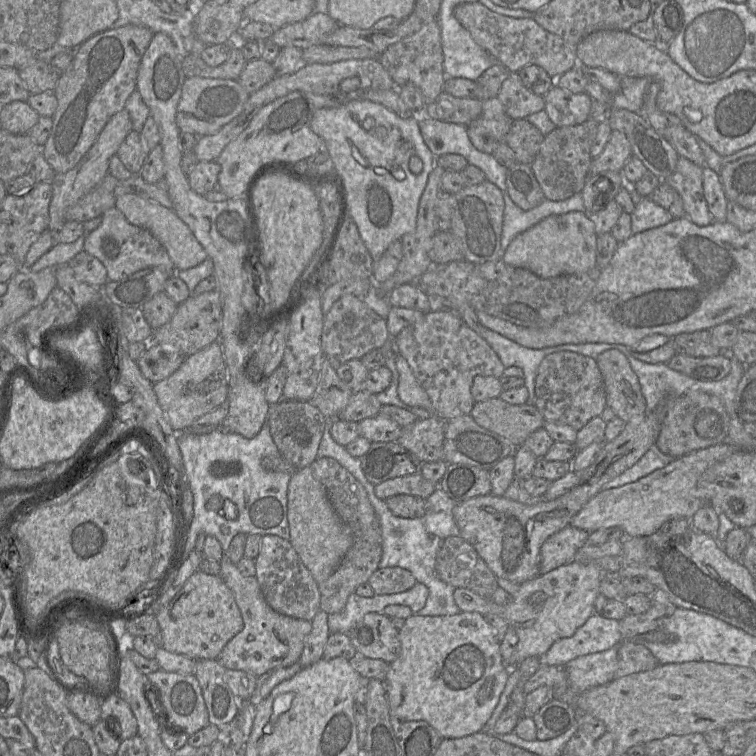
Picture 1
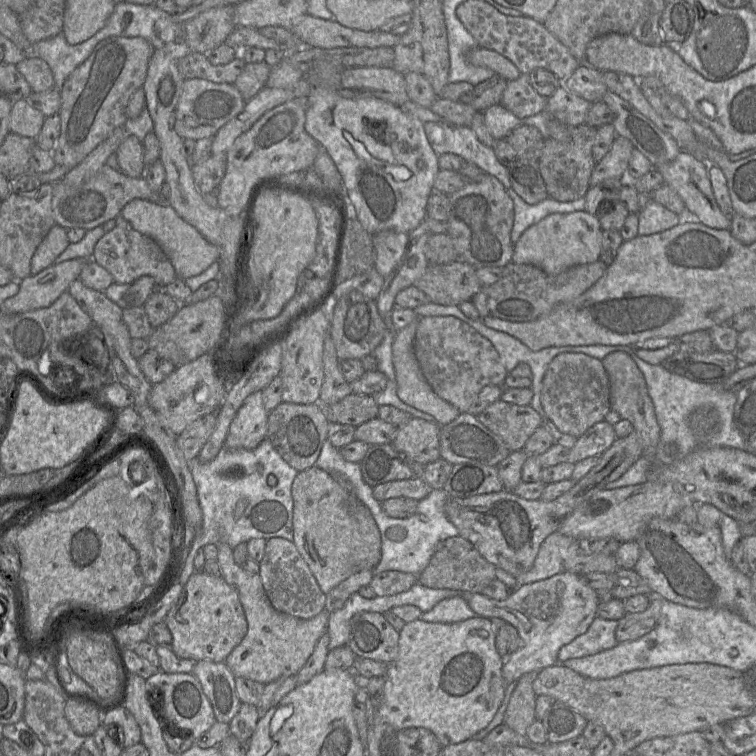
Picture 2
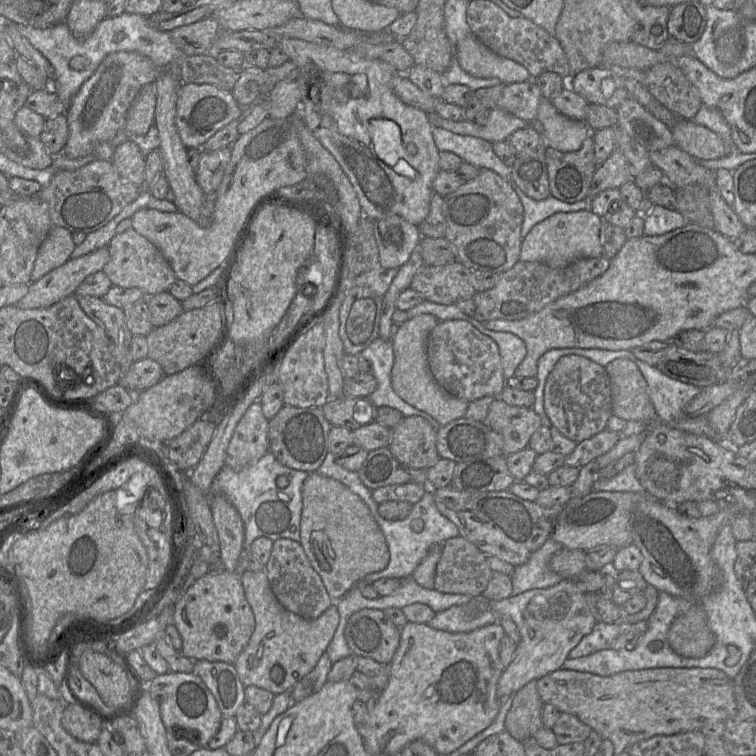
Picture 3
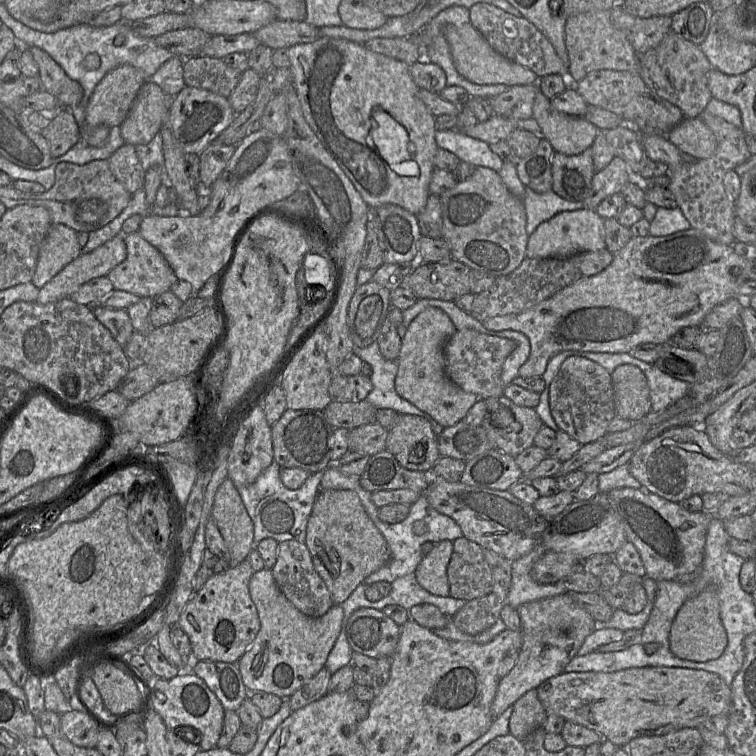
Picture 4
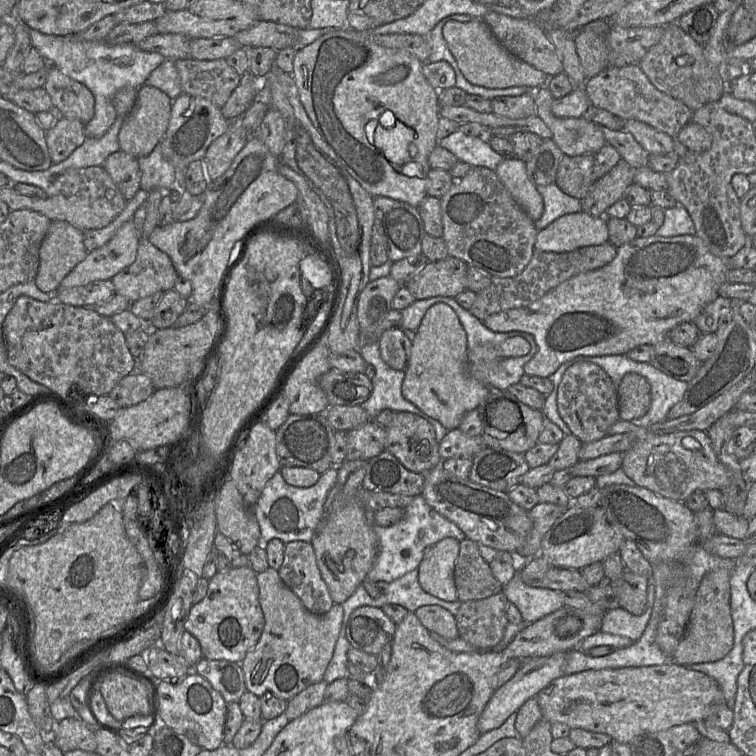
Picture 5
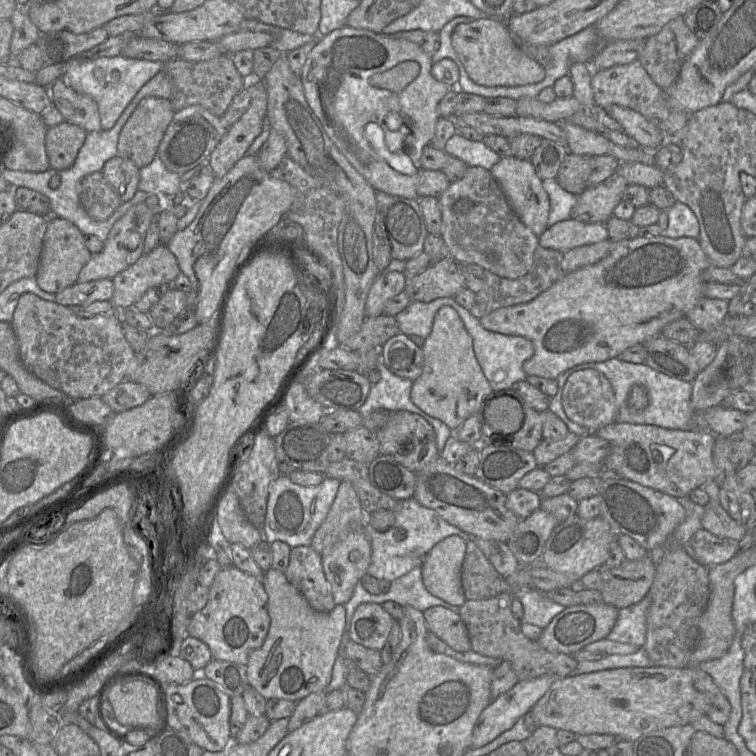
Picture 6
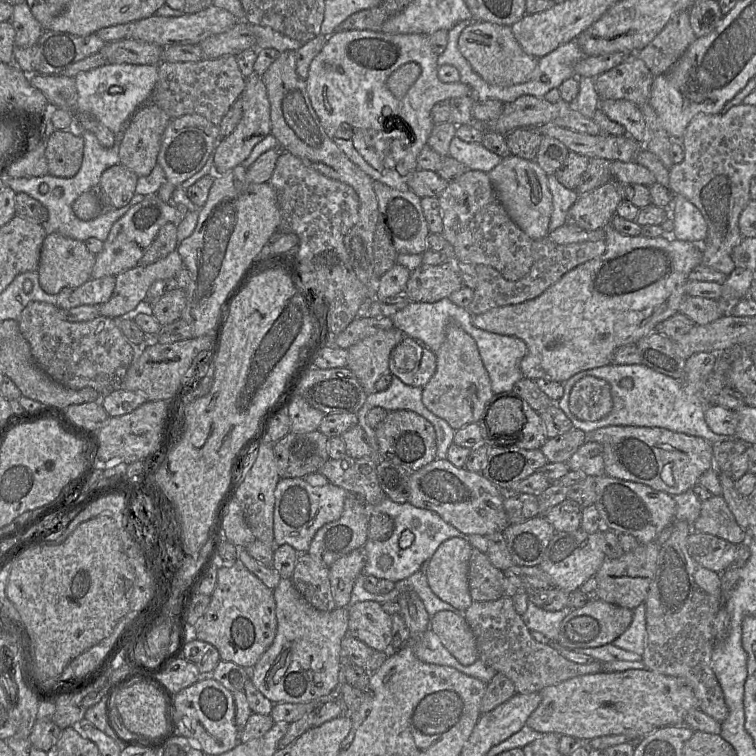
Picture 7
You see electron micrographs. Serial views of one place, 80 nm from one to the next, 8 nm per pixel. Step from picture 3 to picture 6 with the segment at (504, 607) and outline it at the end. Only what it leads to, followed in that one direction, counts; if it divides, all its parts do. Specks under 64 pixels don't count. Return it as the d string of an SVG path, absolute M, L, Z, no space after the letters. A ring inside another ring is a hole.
M544 675L518 681L510 690L492 700L477 719L471 748L480 748L512 728L535 706L555 680L556 677Z

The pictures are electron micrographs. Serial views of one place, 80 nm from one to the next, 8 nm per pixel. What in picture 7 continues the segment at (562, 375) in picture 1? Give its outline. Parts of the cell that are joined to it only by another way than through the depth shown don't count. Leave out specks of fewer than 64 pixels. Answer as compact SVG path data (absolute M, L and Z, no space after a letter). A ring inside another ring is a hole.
M587 376L575 383L569 397L571 413L581 421L598 421L613 408L611 388L608 382Z

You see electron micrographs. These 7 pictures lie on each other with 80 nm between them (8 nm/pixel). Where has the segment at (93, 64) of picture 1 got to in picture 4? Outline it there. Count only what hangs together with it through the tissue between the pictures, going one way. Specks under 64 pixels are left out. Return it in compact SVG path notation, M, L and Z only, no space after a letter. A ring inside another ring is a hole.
M129 64L110 70L89 97L84 122L90 126L120 126L145 81L140 70Z

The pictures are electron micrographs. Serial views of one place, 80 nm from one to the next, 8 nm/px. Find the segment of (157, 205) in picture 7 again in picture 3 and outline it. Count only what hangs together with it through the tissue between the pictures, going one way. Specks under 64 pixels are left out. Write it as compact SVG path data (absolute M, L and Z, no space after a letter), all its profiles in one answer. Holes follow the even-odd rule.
M107 246L76 259L69 259L51 270L38 281L29 284L27 294L15 305L21 309L47 308L67 296L74 295L83 280L103 270L109 261Z

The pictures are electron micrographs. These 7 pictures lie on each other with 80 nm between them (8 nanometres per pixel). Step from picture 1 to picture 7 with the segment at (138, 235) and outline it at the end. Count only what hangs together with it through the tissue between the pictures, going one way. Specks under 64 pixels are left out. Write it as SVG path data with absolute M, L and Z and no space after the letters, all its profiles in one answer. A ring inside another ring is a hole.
M175 250L152 264L147 266L137 265L118 274L115 276L116 282L113 294L109 301L99 306L99 314L112 319L121 319L133 315L136 311L145 307L147 291L155 281L175 277L183 267L182 258Z

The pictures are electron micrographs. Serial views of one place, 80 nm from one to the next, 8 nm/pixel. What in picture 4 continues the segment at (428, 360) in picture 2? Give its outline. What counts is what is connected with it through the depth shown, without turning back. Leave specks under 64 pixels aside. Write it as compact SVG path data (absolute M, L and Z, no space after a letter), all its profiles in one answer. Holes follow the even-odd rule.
M473 329L456 330L444 346L445 373L466 392L481 399L503 395L501 374L506 358L515 350L516 343L507 338L490 336Z

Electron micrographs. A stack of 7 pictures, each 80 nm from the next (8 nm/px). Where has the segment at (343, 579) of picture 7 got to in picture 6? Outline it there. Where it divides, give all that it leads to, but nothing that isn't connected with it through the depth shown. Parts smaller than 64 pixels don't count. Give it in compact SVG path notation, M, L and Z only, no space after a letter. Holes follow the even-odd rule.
M365 529L353 530L347 537L335 543L329 552L321 554L323 571L330 584L335 604L345 604L352 596L355 585L367 574L371 562L371 543Z

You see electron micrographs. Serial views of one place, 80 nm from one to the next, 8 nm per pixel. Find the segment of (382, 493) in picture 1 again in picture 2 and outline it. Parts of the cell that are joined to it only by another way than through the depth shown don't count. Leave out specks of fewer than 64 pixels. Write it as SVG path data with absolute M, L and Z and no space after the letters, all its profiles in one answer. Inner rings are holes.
M424 478L394 480L373 487L374 498L382 503L385 500L397 497L422 500L432 491Z

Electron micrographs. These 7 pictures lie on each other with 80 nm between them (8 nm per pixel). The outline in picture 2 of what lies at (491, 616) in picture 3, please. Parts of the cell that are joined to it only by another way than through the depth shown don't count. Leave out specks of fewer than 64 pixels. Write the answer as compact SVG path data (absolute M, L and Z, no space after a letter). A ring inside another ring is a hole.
M456 595L438 602L431 610L423 612L422 620L436 623L456 623L476 616L464 595Z

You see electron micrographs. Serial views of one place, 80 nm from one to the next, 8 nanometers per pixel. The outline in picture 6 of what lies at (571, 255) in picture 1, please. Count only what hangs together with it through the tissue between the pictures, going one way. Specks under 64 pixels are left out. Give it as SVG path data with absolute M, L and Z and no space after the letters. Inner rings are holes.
M573 217L548 227L538 238L544 248L570 250L609 239L606 223L585 223Z

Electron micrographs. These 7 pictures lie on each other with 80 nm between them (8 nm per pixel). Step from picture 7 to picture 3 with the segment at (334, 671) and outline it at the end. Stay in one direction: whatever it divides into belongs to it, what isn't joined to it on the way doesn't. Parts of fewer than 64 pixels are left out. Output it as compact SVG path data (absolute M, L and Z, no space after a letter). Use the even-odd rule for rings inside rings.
M247 570L241 574L245 597L255 617L255 628L245 649L233 663L243 685L254 685L270 691L274 695L291 691L293 686L310 673L321 655L327 650L339 624L340 616L336 605L331 605L316 619L304 619L286 610L275 597L265 571Z

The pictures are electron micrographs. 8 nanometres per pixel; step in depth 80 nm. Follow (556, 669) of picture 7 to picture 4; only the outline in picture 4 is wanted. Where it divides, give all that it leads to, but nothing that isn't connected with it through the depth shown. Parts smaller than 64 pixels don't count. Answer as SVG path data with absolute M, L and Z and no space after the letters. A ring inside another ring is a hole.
M489 593L466 601L451 620L462 632L475 635L487 630L498 621L503 606L504 603L499 602L495 594Z

